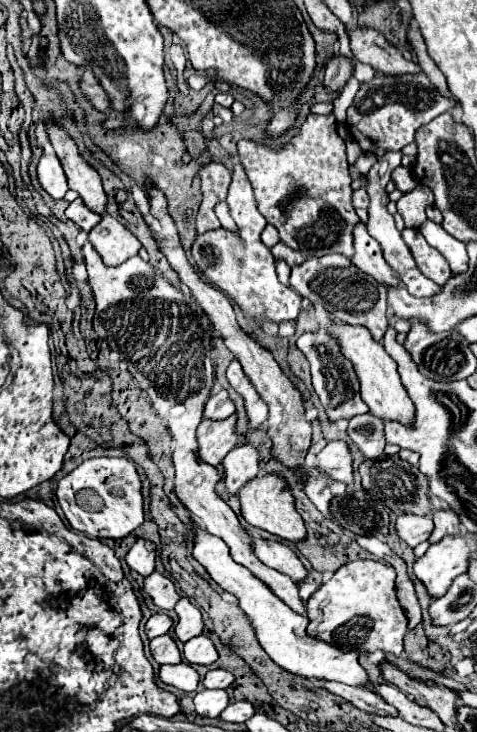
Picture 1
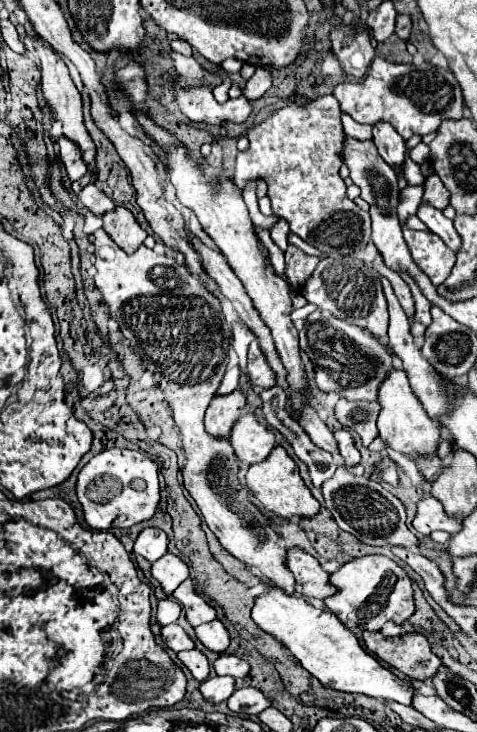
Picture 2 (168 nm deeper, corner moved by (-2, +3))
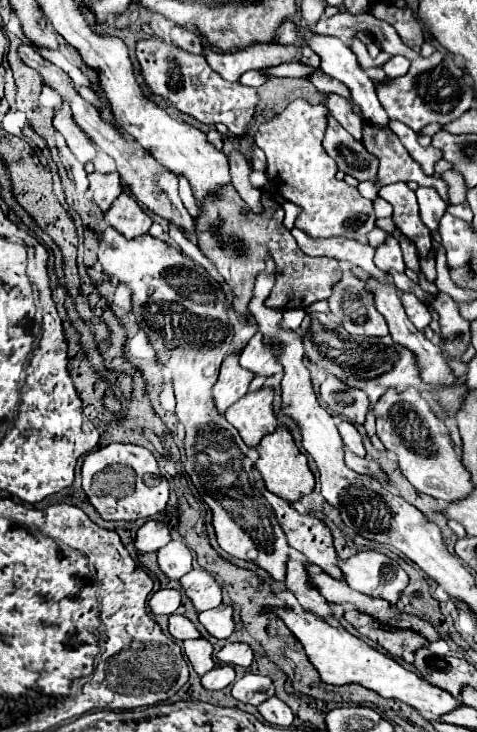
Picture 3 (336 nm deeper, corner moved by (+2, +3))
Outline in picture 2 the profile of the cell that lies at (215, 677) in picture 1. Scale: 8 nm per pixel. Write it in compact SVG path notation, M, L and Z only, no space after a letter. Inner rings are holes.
M221 654L215 662L213 668L219 676L233 676L233 678L245 678L249 674L249 662L235 656L235 654Z

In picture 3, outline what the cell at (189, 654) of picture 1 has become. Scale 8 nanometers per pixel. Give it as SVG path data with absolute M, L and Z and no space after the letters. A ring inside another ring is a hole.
M221 604L221 606L213 608L213 610L201 612L199 622L217 640L227 640L233 634L233 628L235 628L235 624L233 624L233 608Z

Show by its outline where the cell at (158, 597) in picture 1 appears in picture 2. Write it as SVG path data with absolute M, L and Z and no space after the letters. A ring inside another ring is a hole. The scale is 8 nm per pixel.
M167 552L157 562L153 562L153 578L157 578L165 590L165 594L171 594L183 580L189 578L189 566L183 562L181 556Z

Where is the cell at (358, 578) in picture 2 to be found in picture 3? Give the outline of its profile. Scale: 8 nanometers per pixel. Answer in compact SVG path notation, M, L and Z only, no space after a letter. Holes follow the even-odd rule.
M359 552L339 562L345 582L367 596L377 596L389 604L397 604L409 578L405 570L381 552Z

